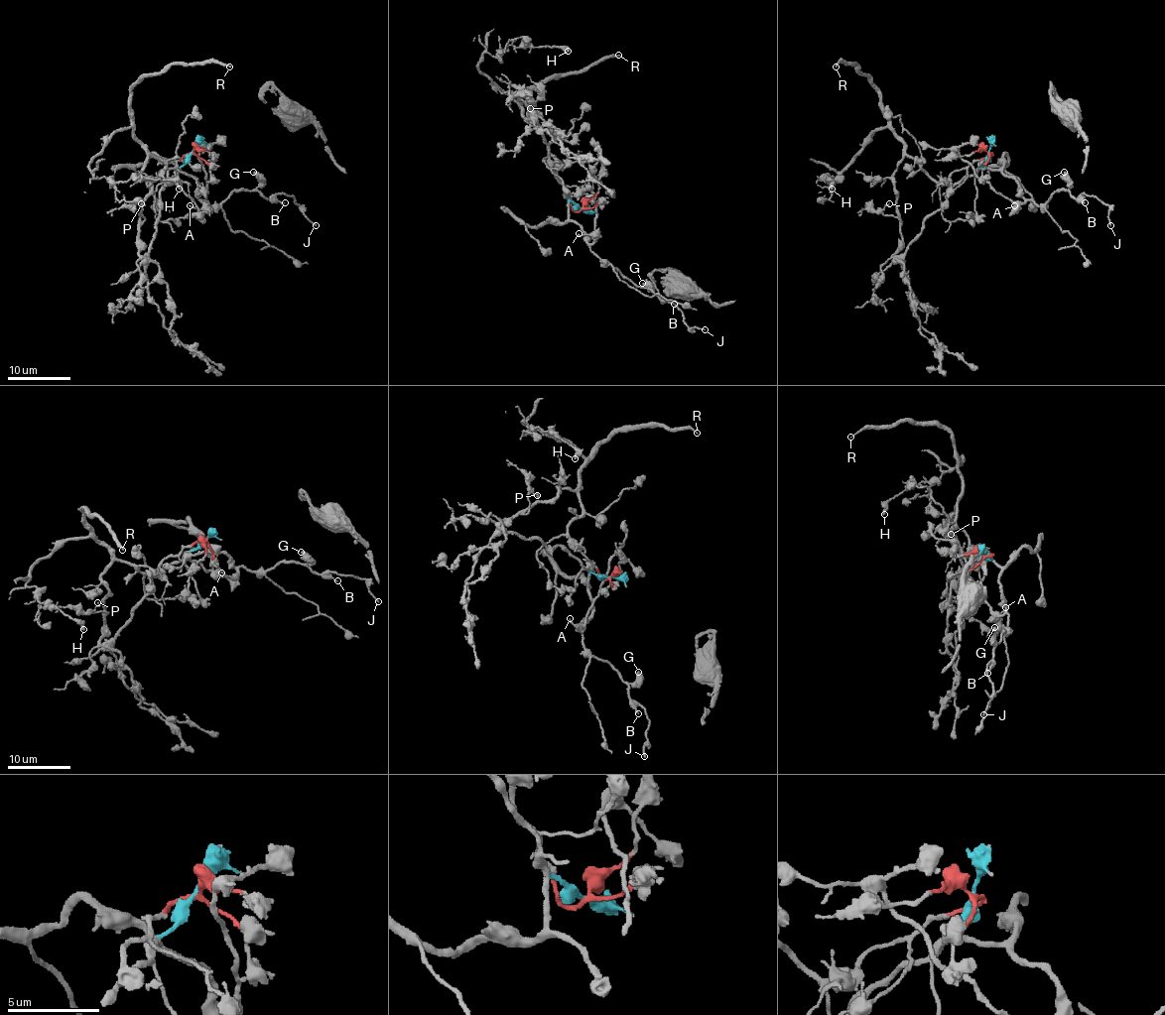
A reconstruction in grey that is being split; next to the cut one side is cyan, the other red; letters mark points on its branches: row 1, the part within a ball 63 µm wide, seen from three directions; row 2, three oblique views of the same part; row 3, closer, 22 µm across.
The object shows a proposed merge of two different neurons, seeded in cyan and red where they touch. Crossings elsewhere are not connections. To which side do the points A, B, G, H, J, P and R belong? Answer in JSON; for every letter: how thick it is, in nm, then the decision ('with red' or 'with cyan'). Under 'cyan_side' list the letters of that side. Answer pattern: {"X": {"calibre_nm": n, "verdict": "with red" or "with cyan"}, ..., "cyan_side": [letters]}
{"A": {"calibre_nm": 150, "verdict": "with cyan"}, "B": {"calibre_nm": 150, "verdict": "with cyan"}, "G": {"calibre_nm": 320, "verdict": "with cyan"}, "H": {"calibre_nm": 320, "verdict": "with red"}, "J": {"calibre_nm": 190, "verdict": "with cyan"}, "P": {"calibre_nm": 110, "verdict": "with red"}, "R": {"calibre_nm": 160, "verdict": "with red"}, "cyan_side": ["A", "B", "G", "J"]}

